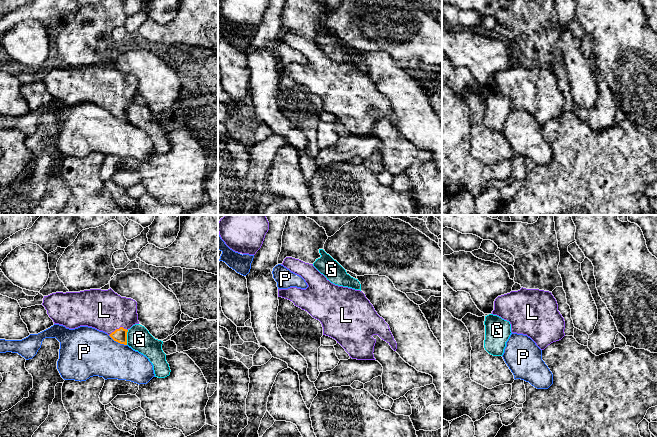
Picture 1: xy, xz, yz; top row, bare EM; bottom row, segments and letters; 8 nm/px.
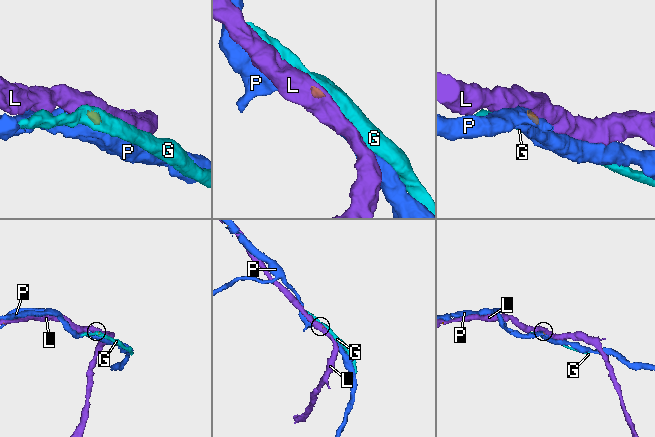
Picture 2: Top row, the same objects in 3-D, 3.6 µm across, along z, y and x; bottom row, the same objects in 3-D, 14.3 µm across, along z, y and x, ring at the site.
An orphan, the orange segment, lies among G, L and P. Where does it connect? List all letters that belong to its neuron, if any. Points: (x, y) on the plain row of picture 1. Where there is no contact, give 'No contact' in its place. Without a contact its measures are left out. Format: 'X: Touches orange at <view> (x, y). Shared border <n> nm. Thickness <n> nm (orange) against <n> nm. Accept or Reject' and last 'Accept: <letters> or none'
G: Touches orange at xy (126, 113). Shared border 120 nm. Thickness 110 nm (orange) against 190 nm. Reject
L: Touches orange at xy (119, 104). Shared border 160 nm. Thickness 110 nm (orange) against 320 nm. Accept
P: Touches orange at xy (117, 117). Shared border 170 nm. Thickness 110 nm (orange) against 400 nm. Reject
Accept: L

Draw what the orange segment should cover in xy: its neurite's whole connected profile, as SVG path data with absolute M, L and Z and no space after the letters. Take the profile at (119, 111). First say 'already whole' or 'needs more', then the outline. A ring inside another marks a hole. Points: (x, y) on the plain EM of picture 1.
needs more; M111 64L56 68L44 72L42 81L54 100L69 105L92 103L124 121L127 121L128 106L139 100L137 78L121 73Z

